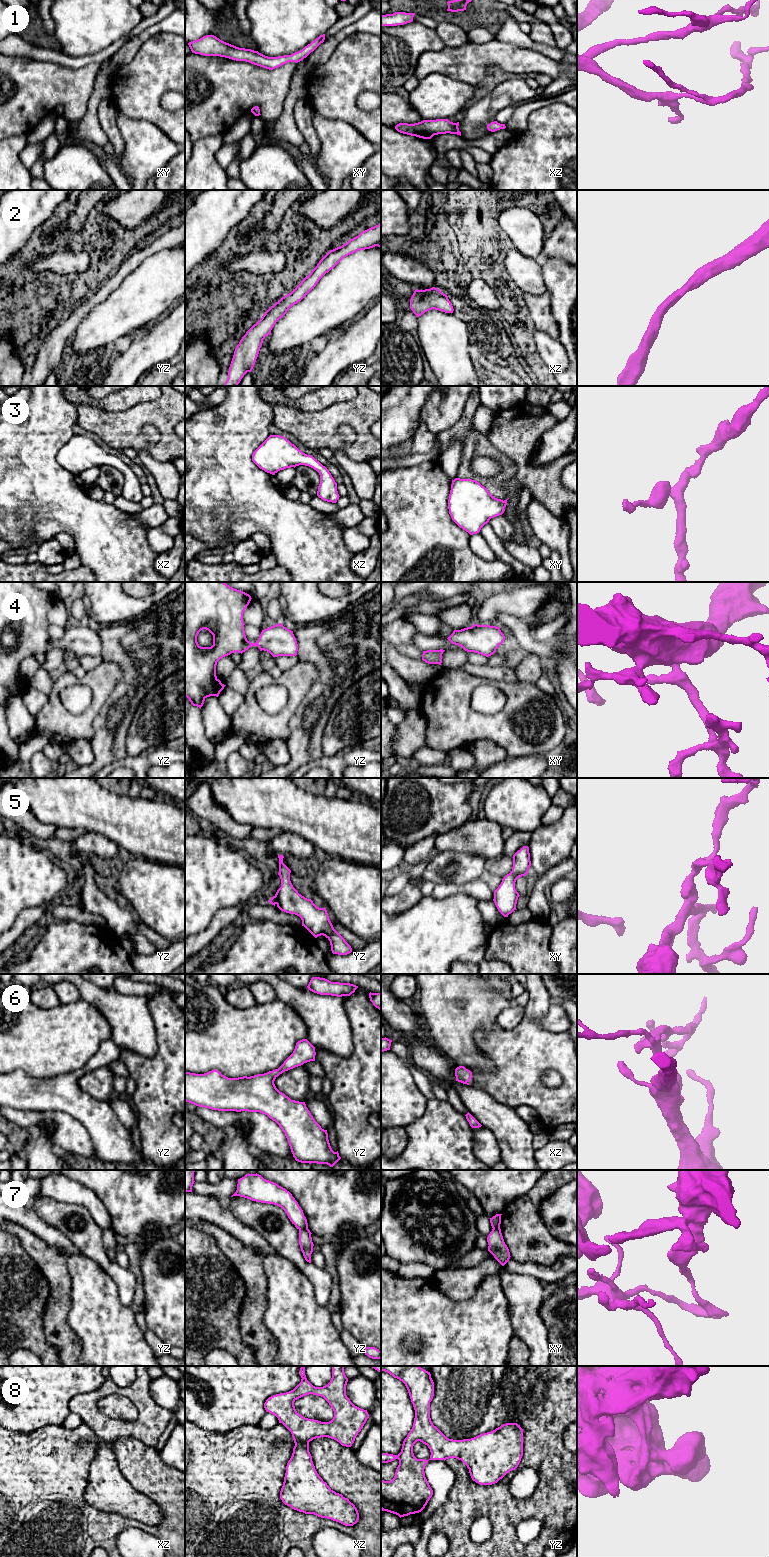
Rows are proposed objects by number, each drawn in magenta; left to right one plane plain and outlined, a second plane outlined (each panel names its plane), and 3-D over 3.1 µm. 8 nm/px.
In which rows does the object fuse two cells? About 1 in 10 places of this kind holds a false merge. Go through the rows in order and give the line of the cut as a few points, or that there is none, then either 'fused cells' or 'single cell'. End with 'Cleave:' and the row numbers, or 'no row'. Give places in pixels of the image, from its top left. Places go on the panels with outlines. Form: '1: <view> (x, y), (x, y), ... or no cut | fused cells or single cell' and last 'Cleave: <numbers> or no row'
1: no cut | single cell
2: no cut | single cell
3: no cut | single cell
4: no cut | single cell
5: no cut | single cell
6: no cut | single cell
7: yz (307, 1227), (299, 1230) | fused cells
8: no cut | single cell
Cleave: 7

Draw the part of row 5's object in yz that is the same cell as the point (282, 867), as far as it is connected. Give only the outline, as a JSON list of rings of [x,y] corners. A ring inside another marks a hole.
[[[279,855],[279,873],[281,887],[268,901],[281,911],[295,914],[302,920],[304,926],[315,938],[325,936],[331,945],[333,954],[347,955],[352,952],[351,946],[334,929],[326,908],[317,907],[311,899],[307,899],[293,887],[290,881],[291,870],[283,863],[283,855]]]

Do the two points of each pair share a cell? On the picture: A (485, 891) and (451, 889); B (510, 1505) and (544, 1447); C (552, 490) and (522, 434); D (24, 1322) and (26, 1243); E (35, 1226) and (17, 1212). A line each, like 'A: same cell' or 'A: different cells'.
A: same cell
B: same cell
C: same cell
D: different cells
E: same cell

